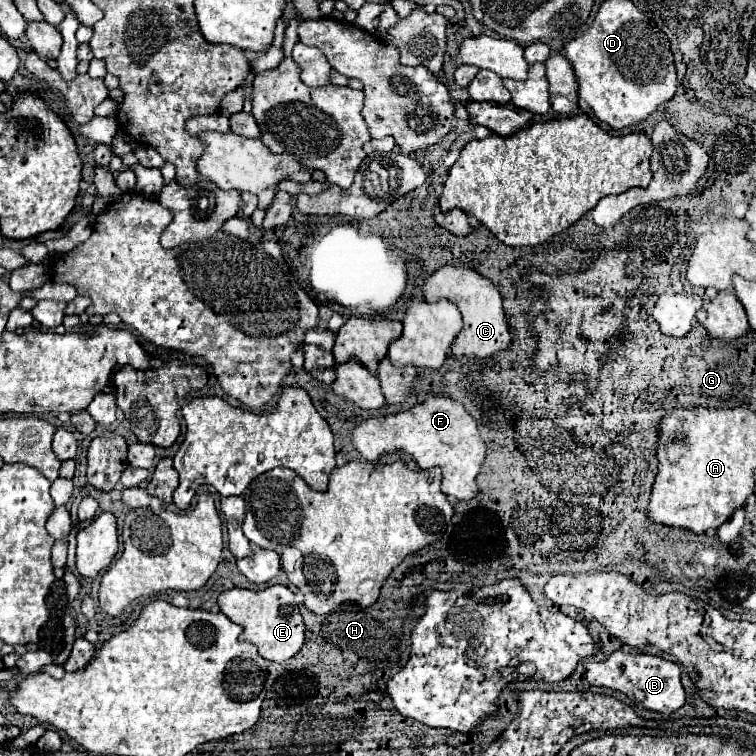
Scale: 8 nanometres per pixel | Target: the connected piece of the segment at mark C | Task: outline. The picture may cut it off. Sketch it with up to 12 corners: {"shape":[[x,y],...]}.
{"shape":[[442,266],[424,298],[448,298],[464,328],[454,356],[490,358],[510,344],[502,296],[470,268]]}

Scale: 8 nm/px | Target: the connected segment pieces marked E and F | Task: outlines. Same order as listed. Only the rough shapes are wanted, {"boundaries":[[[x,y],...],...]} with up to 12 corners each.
{"boundaries":[[[286,586],[232,588],[220,612],[270,662],[304,644]],[[428,394],[410,410],[358,422],[370,462],[404,450],[440,466],[442,492],[470,500],[486,456],[460,402]]]}

